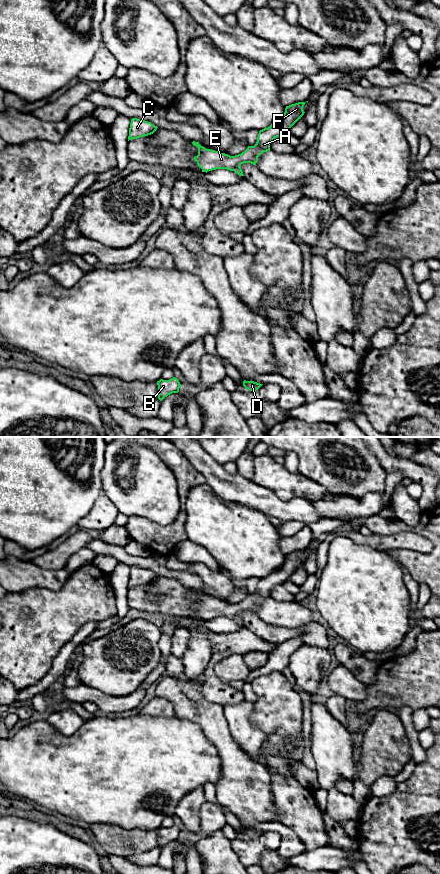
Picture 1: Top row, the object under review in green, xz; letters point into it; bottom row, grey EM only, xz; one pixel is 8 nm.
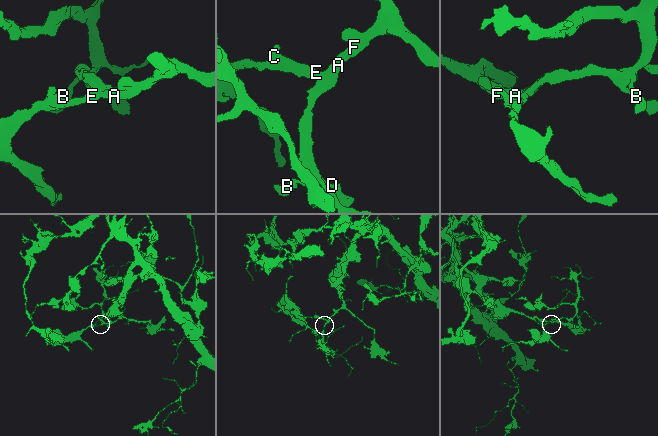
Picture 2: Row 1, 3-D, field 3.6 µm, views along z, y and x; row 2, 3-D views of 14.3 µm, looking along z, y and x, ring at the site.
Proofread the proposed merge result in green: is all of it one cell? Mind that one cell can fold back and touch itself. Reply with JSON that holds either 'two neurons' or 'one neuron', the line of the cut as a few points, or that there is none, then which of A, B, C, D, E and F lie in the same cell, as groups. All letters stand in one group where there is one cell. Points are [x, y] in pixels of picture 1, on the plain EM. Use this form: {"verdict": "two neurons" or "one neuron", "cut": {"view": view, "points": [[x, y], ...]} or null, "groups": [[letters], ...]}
{"verdict": "one neuron", "cut": null, "groups": [["A", "B", "C", "D", "E", "F"]]}

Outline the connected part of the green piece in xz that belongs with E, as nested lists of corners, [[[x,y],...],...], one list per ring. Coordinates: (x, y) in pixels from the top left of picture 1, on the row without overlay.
[[[298,550],[286,554],[284,563],[269,575],[259,579],[257,590],[254,594],[248,594],[241,602],[230,604],[219,599],[206,597],[199,590],[192,592],[198,596],[198,603],[193,607],[197,610],[202,620],[216,617],[227,617],[244,624],[241,613],[251,611],[256,614],[258,605],[270,599],[270,591],[277,585],[284,584],[290,576],[304,563],[303,555],[306,550]]]

